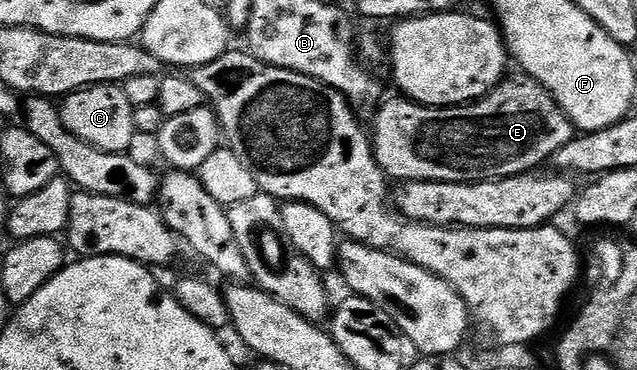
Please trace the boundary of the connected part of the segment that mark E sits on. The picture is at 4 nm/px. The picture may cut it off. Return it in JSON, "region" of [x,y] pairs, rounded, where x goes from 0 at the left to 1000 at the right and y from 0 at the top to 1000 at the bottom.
{"region":[[[826,200],[813,203],[797,203],[766,259],[713,292],[670,292],[637,265],[603,268],[586,316],[589,349],[579,357],[595,457],[615,489],[626,486],[620,492],[678,486],[747,497],[750,486],[818,476],[845,457],[840,451],[857,432],[860,441],[881,395],[903,376],[906,349],[881,286],[874,286],[874,276],[841,216]]]}

